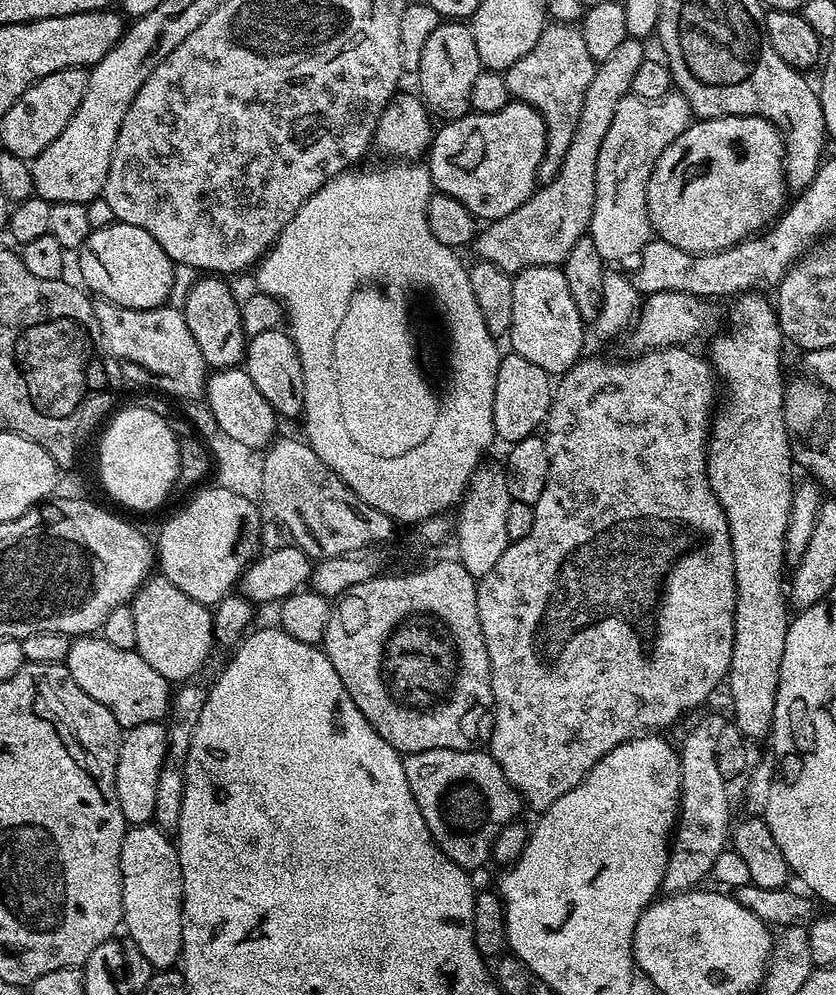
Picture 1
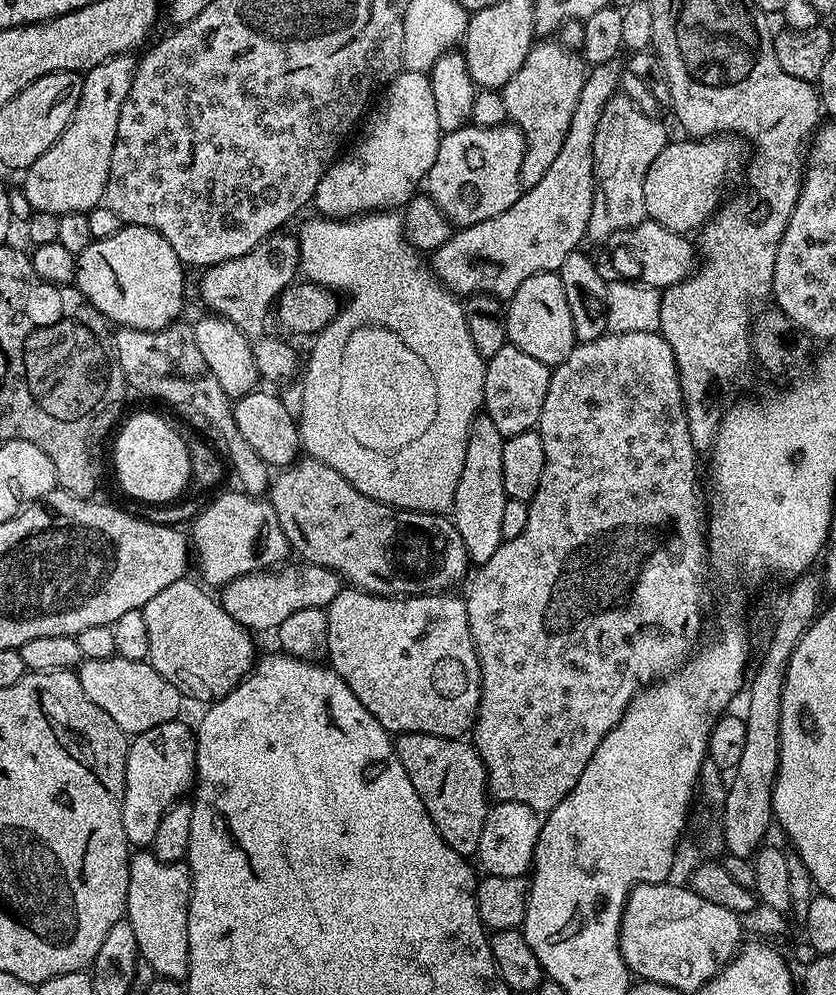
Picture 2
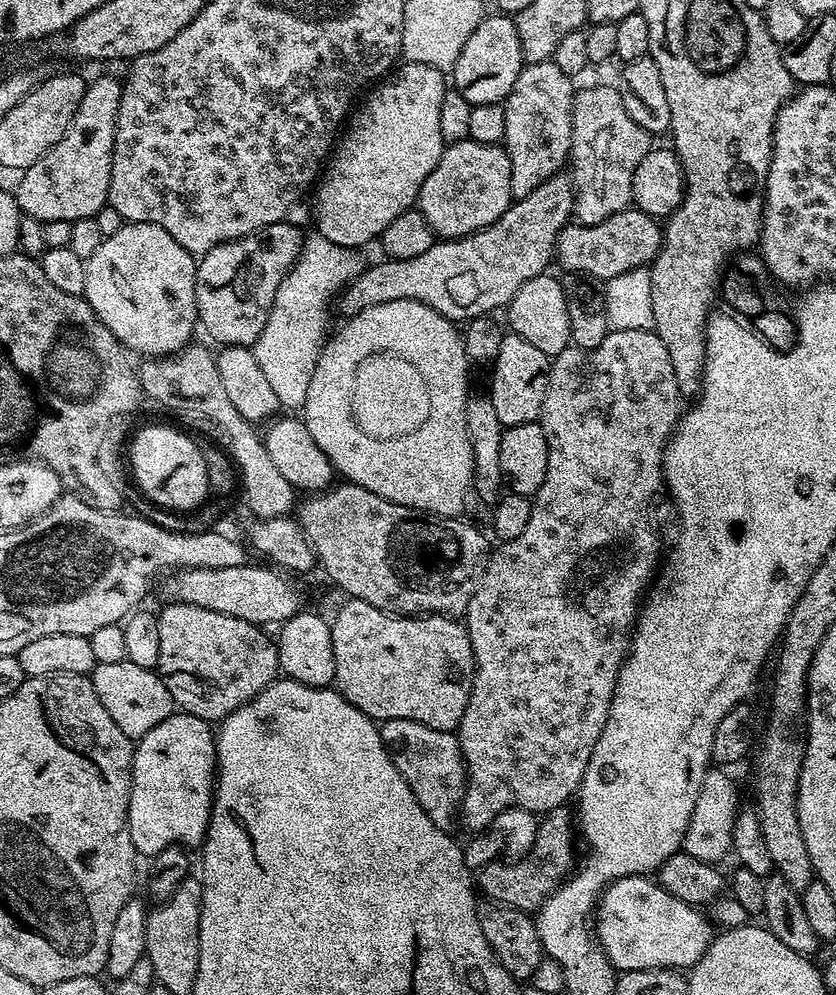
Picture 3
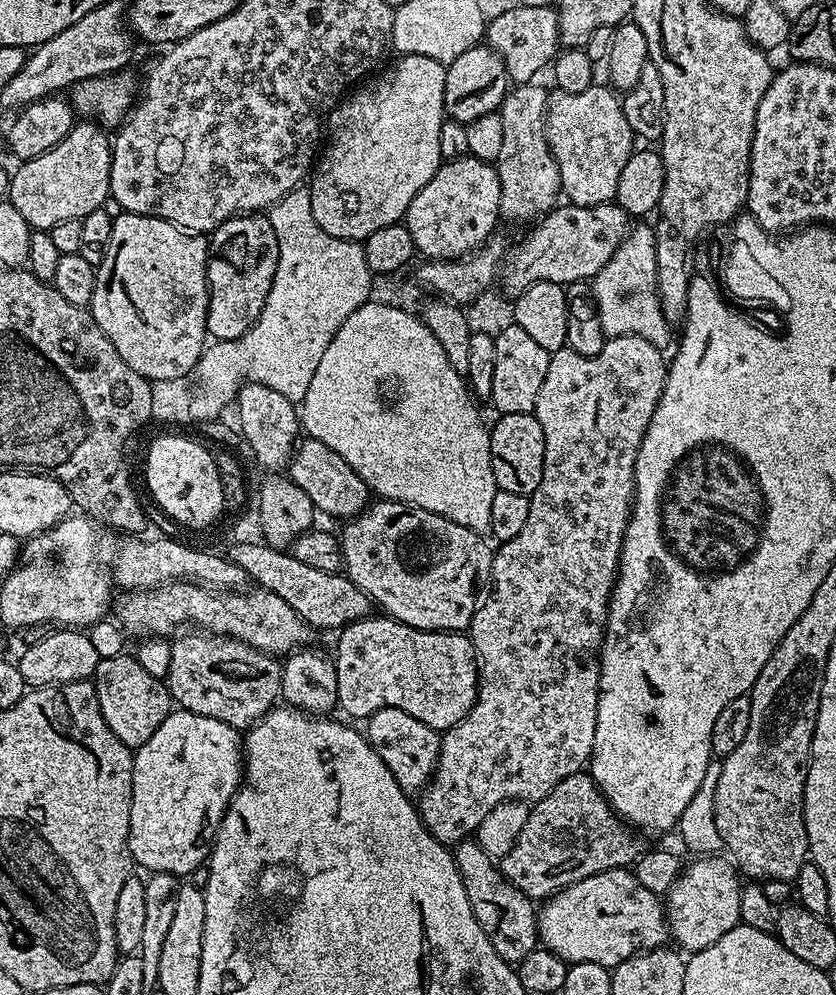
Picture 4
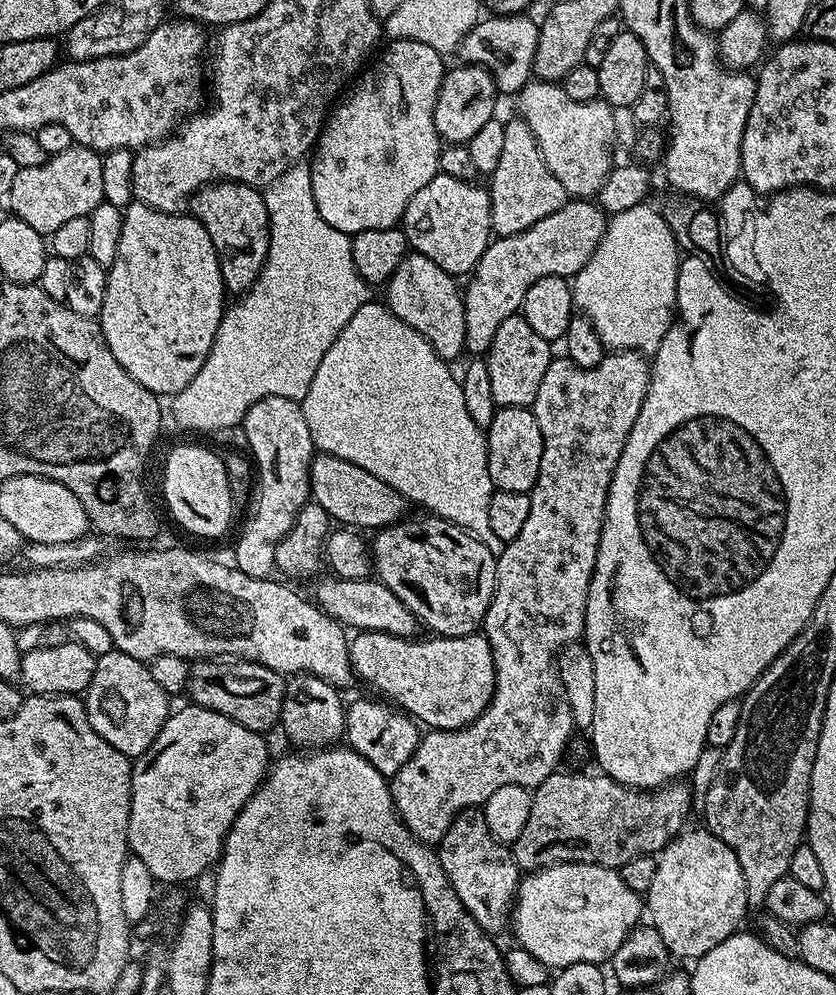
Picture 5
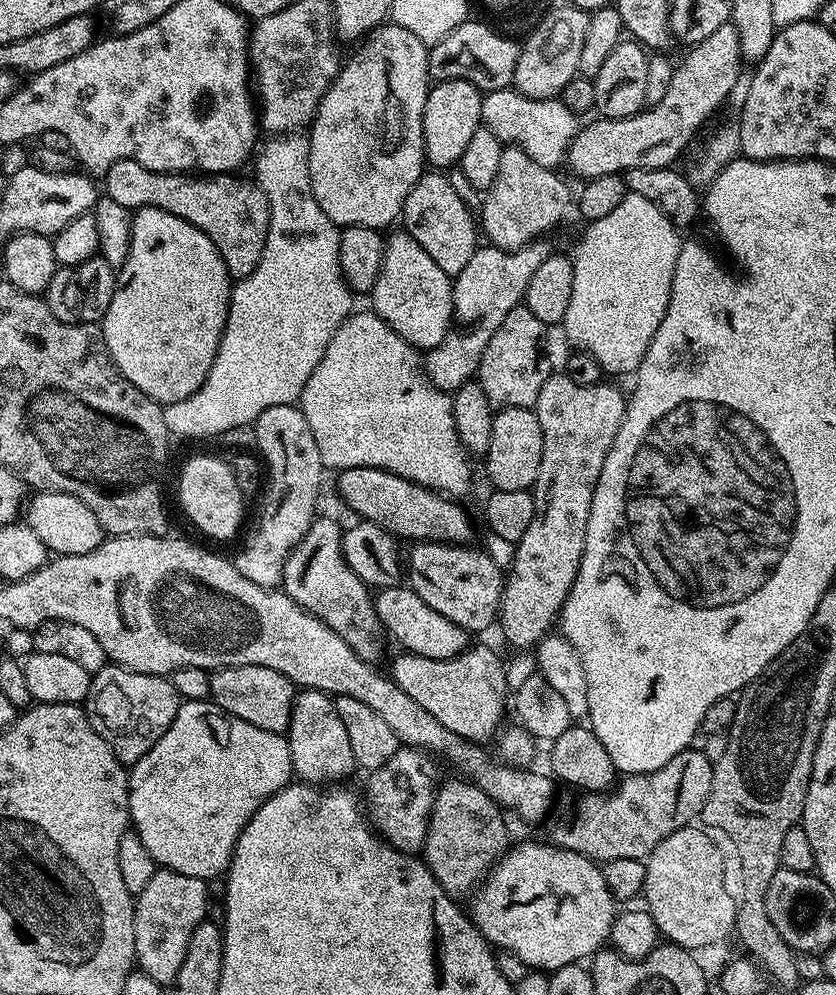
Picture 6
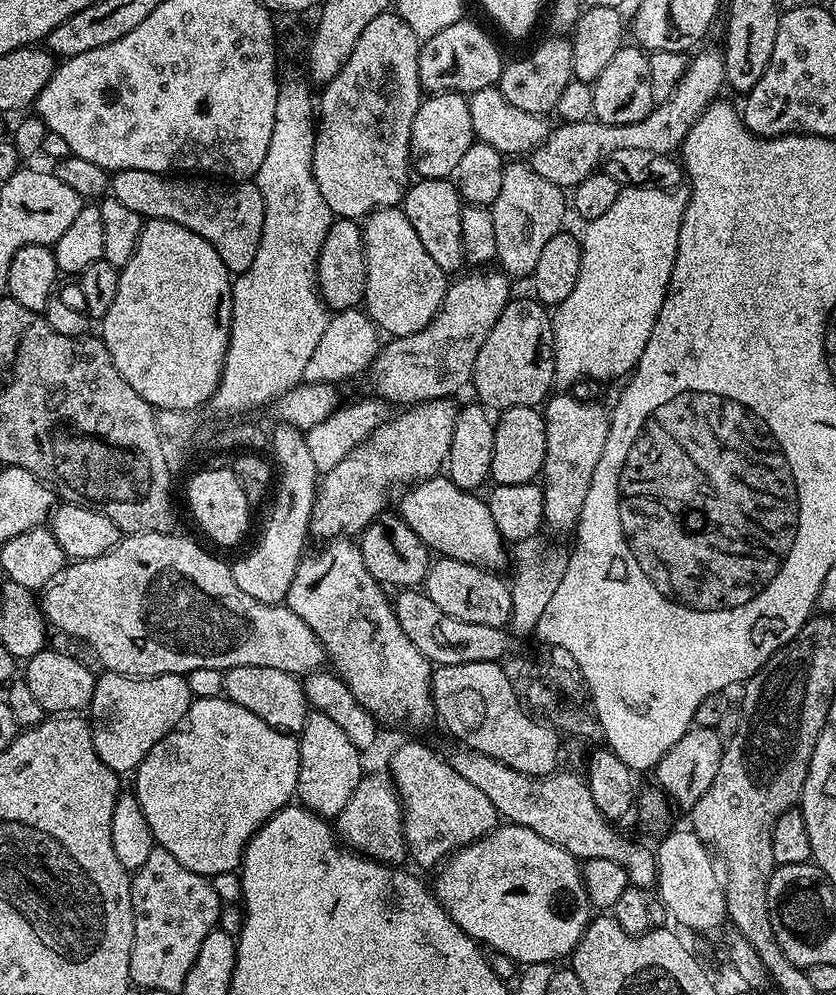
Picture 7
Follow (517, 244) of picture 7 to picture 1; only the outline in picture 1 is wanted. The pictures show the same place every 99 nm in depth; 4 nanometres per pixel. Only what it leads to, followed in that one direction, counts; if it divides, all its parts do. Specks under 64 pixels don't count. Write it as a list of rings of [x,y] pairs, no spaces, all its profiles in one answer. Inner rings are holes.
[[[552,22],[542,30],[542,38],[534,42],[534,50],[518,58],[518,62],[514,62],[514,66],[504,73],[509,97],[538,110],[544,119],[546,150],[536,175],[540,184],[548,184],[556,177],[566,158],[566,150],[570,150],[570,138],[574,138],[578,114],[582,114],[582,102],[590,87],[590,78],[594,78],[596,73],[597,63],[577,25]]]

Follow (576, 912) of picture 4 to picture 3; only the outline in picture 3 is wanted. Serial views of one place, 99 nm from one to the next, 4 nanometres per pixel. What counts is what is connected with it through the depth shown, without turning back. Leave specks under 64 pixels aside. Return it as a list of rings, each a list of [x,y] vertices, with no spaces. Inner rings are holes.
[[[623,876],[608,885],[600,895],[594,917],[594,935],[617,973],[655,968],[691,970],[702,954],[706,954],[714,935],[714,929],[708,925],[709,917],[704,917],[700,912],[703,911],[699,907],[682,902],[682,898],[674,898],[674,894],[666,894],[666,890],[655,879],[648,876]]]

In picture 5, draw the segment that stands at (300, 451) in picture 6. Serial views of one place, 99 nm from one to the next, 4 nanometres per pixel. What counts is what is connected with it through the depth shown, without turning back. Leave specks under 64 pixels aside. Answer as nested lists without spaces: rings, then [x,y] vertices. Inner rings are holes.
[[[266,397],[254,402],[244,415],[243,428],[244,436],[252,447],[250,456],[258,483],[247,513],[248,521],[236,540],[234,566],[242,574],[250,574],[250,578],[267,580],[277,571],[278,544],[286,538],[290,526],[294,526],[298,514],[309,503],[314,445],[310,438],[310,426],[306,426],[299,403],[290,398]]]

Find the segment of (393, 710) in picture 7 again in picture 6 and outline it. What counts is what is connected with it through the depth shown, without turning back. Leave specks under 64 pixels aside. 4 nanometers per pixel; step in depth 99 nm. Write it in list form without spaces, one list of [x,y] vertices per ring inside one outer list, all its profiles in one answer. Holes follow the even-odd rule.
[[[324,514],[317,515],[312,521],[310,530],[306,530],[298,546],[294,546],[294,550],[286,558],[282,591],[294,602],[298,602],[298,606],[302,606],[307,612],[314,614],[322,622],[326,622],[326,626],[330,626],[330,630],[334,630],[334,634],[342,637],[364,660],[376,662],[376,659],[384,652],[386,633],[376,613],[373,593],[368,585],[362,582],[362,578],[358,578],[358,574],[354,574],[354,570],[346,566],[346,558],[342,554],[341,535],[341,525],[336,525],[330,517]]]

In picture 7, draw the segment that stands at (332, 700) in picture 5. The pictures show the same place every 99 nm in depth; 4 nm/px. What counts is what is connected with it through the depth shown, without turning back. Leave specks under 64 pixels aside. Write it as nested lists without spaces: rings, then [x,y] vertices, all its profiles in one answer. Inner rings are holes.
[[[315,710],[309,711],[308,721],[298,733],[298,739],[300,765],[295,799],[317,816],[335,818],[342,806],[350,802],[350,794],[354,794],[361,776],[365,775],[366,768],[360,765],[361,749],[356,748],[350,738],[346,738],[346,730],[342,730],[342,726]]]

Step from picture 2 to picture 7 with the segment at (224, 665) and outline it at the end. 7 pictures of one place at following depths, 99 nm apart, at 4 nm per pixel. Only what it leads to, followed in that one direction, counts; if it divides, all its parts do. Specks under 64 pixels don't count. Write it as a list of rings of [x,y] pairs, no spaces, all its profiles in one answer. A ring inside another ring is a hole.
[[[234,666],[224,672],[223,695],[238,706],[246,706],[246,710],[250,710],[250,714],[258,714],[258,718],[262,718],[262,722],[266,722],[266,726],[274,726],[274,730],[279,732],[298,734],[308,721],[310,705],[303,683],[286,670],[274,670],[270,666]]]

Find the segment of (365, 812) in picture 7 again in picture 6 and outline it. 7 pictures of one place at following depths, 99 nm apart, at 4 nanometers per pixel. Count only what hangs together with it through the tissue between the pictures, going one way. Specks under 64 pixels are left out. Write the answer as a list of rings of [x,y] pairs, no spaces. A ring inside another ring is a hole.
[[[402,746],[394,758],[390,758],[390,762],[382,762],[382,766],[367,773],[368,785],[362,791],[362,800],[371,827],[400,852],[419,853],[426,842],[428,819],[438,787],[436,764],[432,760],[435,759],[419,748]]]

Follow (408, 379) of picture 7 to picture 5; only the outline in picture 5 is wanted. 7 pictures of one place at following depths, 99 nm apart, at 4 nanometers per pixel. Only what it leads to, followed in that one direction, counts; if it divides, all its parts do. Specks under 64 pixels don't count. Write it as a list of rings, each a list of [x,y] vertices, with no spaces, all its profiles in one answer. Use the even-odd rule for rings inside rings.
[[[572,198],[563,204],[550,218],[534,222],[530,230],[496,236],[482,254],[478,266],[467,277],[463,289],[464,313],[466,314],[465,349],[473,357],[480,358],[487,353],[494,342],[494,334],[506,318],[517,315],[524,307],[526,290],[543,276],[571,278],[590,262],[609,217],[599,203],[588,198]]]

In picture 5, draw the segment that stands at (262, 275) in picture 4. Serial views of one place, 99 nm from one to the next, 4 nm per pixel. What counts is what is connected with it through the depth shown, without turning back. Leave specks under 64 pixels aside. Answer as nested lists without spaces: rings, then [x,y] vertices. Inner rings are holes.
[[[232,180],[205,184],[192,195],[190,212],[198,222],[202,222],[202,226],[206,226],[210,242],[214,242],[225,293],[247,292],[259,278],[263,264],[268,260],[270,226],[263,191],[251,188],[248,184],[236,184]]]

